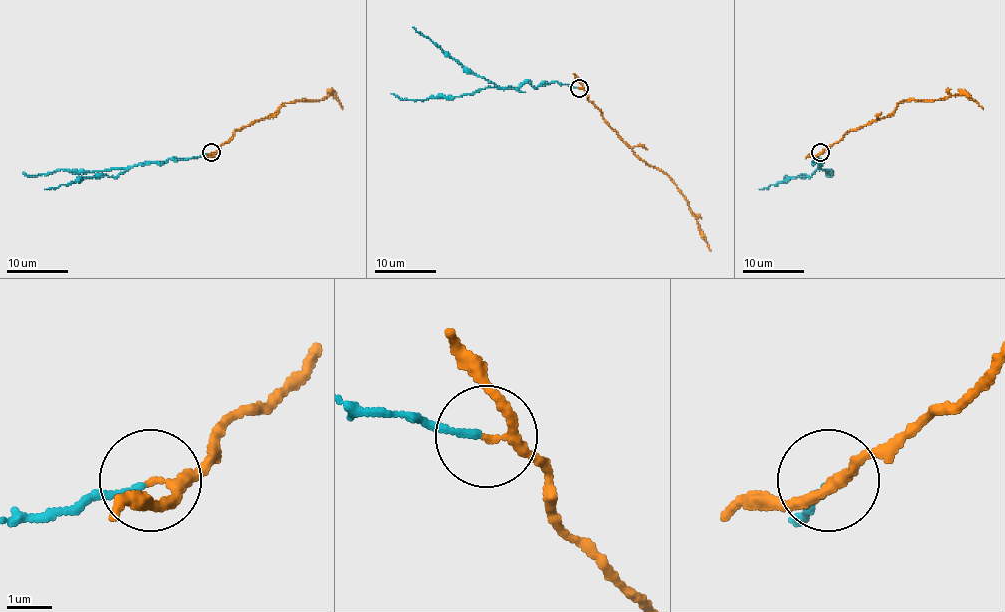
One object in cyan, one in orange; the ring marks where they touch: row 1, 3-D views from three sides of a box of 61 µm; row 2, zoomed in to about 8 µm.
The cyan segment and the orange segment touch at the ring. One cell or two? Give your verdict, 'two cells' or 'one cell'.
two cells

